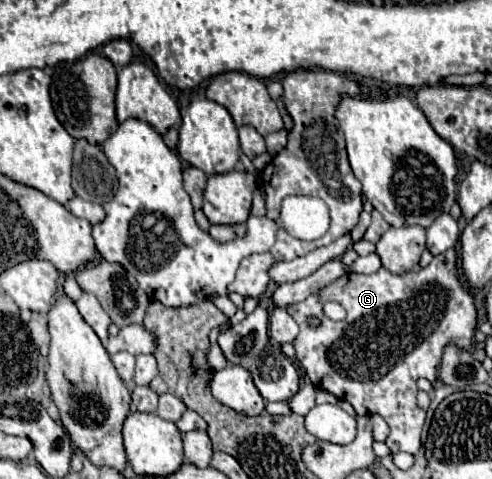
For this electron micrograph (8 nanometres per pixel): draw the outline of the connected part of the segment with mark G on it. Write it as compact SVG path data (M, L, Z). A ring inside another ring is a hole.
M450 248L448 252L434 256L434 260L420 272L408 272L404 276L390 274L386 268L380 268L370 276L346 272L322 292L308 296L304 302L292 304L288 314L300 326L300 334L292 344L296 348L296 358L304 366L310 382L316 388L334 394L338 400L348 400L358 414L380 414L390 426L390 436L386 438L390 450L416 454L422 446L420 432L426 418L426 412L416 404L416 382L418 378L426 378L430 382L436 380L436 368L442 362L442 352L446 346L458 344L458 348L472 350L472 338L476 330L474 296L460 286L456 276L456 250ZM330 300L338 302L346 310L346 318L342 322L334 322L324 316L322 304ZM308 316L318 316L322 326L316 330L308 328Z

